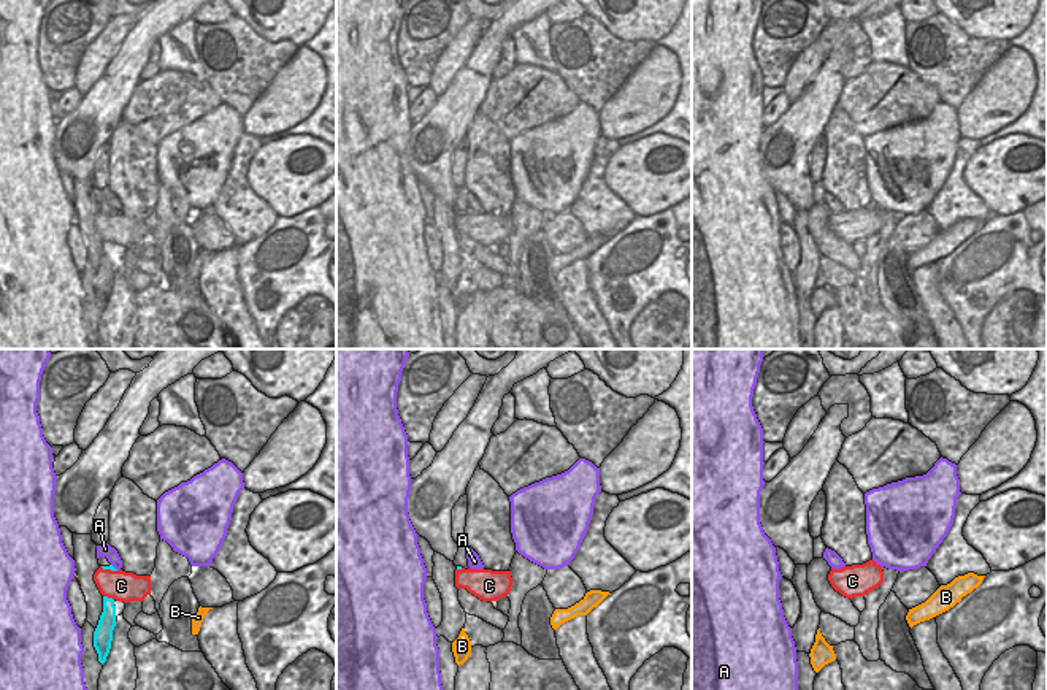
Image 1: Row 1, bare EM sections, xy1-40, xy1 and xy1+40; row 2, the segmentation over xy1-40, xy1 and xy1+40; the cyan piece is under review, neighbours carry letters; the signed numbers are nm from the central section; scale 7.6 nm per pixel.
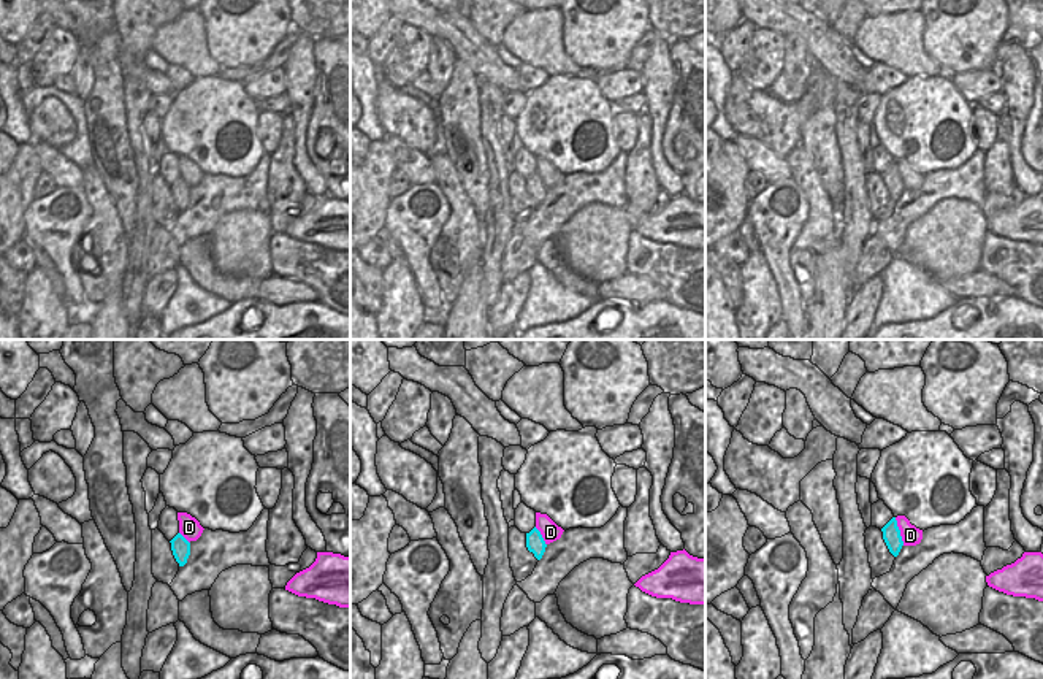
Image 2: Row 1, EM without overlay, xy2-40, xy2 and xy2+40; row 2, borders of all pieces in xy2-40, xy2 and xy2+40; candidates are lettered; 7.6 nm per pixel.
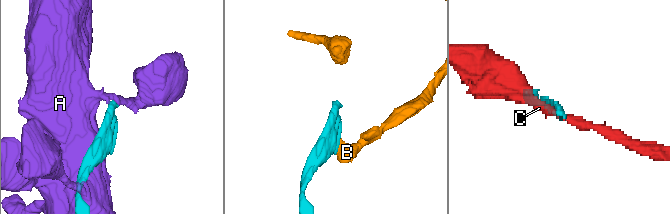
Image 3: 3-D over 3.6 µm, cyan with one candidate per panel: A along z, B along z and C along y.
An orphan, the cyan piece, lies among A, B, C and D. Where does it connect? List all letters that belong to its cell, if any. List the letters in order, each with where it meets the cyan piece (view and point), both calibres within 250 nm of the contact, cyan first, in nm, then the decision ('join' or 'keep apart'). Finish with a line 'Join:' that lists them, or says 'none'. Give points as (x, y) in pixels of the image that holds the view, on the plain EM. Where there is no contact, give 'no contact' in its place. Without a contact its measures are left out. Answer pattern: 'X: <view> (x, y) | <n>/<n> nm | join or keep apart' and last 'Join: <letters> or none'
A: xy1-40 (113, 211) | 30/100 nm | keep apart
B: no contact | keep apart
C: xy1-40 (107, 241) | 130/220 nm | keep apart
D: xy2+40 (899, 176) | 140/150 nm | keep apart
Join: none

